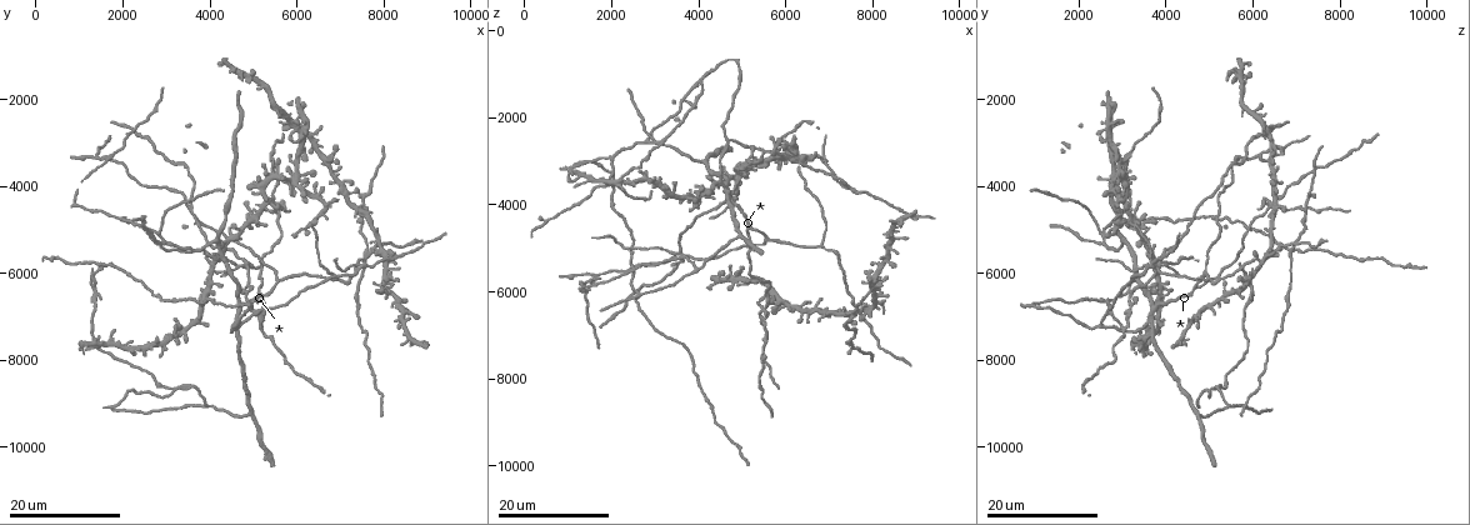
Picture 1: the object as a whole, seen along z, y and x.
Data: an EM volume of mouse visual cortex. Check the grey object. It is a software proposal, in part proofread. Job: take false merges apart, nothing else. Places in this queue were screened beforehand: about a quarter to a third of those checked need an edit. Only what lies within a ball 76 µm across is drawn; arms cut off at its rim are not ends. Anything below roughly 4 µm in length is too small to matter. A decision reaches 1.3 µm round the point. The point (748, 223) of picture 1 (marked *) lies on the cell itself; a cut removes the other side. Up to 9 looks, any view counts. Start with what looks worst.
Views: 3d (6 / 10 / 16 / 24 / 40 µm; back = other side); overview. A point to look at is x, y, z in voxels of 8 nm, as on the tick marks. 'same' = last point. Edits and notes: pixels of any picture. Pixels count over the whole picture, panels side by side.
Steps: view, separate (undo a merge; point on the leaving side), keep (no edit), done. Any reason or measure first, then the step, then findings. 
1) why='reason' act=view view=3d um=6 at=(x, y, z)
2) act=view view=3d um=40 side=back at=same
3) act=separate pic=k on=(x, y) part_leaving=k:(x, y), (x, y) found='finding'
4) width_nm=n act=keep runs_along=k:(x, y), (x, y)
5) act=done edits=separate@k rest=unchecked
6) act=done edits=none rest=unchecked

why='looks like a crossing' act=view view=3d um=24 at=(5550, 4350, 6450)

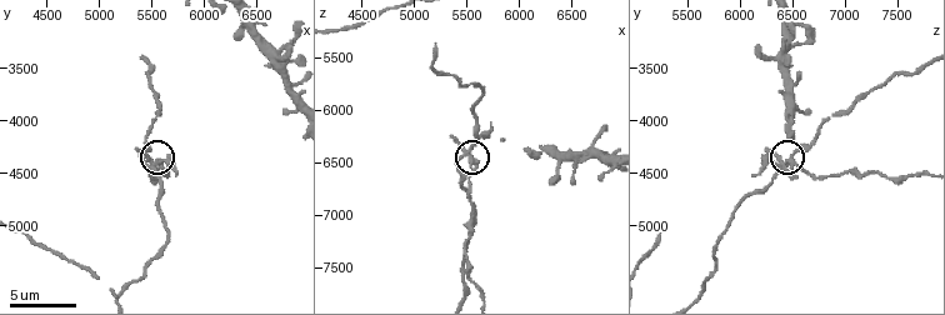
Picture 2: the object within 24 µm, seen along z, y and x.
act=view view=3d um=6 at=(5500, 4400, 6400)

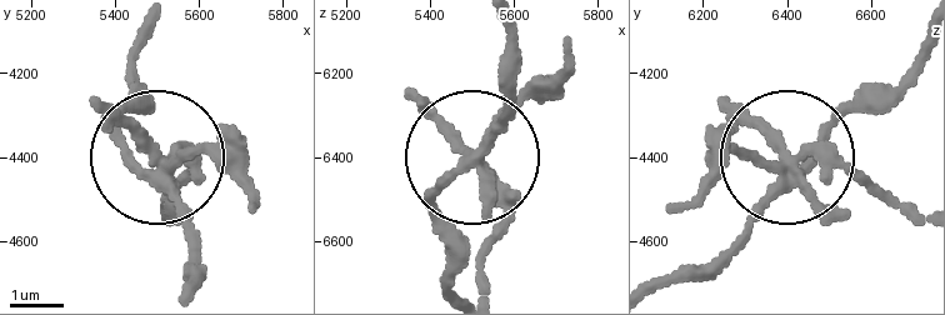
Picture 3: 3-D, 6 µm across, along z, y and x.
side_arm_um=17 act=separate pic=3 on=(205, 151) part_leaving=3:(798, 175), (838, 161), (919, 206) found='a second cell is stuck on'

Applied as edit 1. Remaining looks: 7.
why='four or more arms meet' act=view view=3d um=24 at=(5250, 6900, 2750)

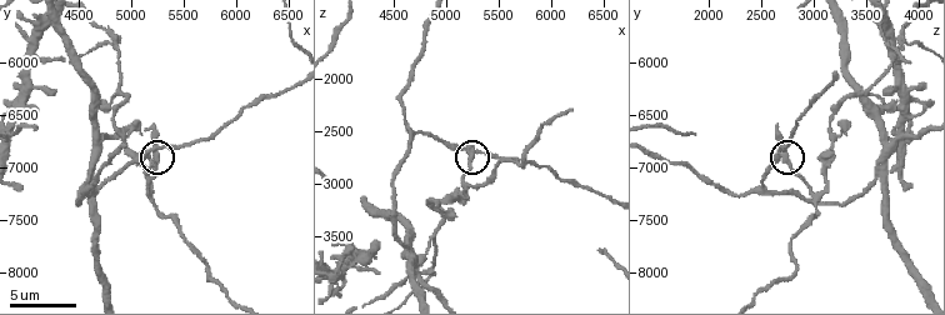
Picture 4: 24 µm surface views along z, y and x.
act=view view=3d um=10 at=(5240, 6840, 2720)

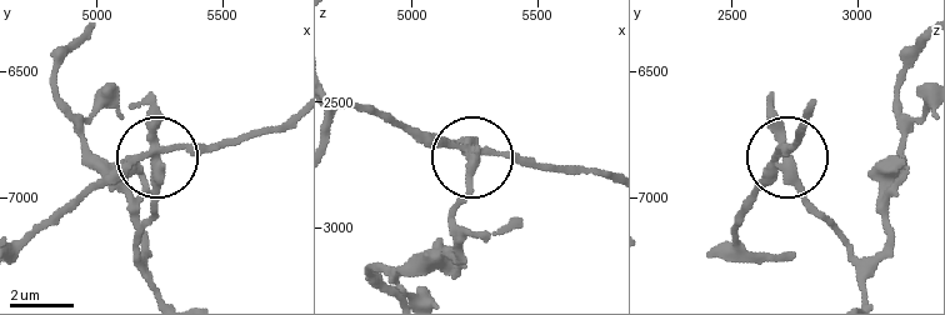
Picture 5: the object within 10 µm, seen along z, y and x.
width_nm=280 act=separate pic=5 on=(150, 108) part_leaving=5:(468, 155), (454, 258), (370, 269), (386, 293) found='a second cell is stuck on'

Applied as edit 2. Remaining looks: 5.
why='a fork' act=view view=3d um=16 at=(3700, 8600, 5150)

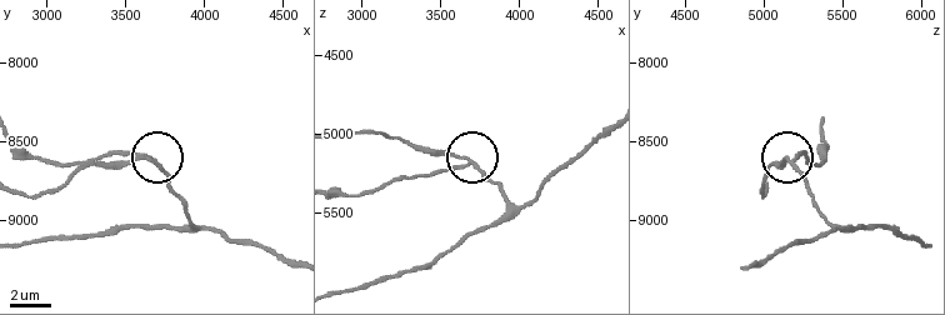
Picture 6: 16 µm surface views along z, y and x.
act=view view=3d um=6 at=(3680, 8600, 5160)

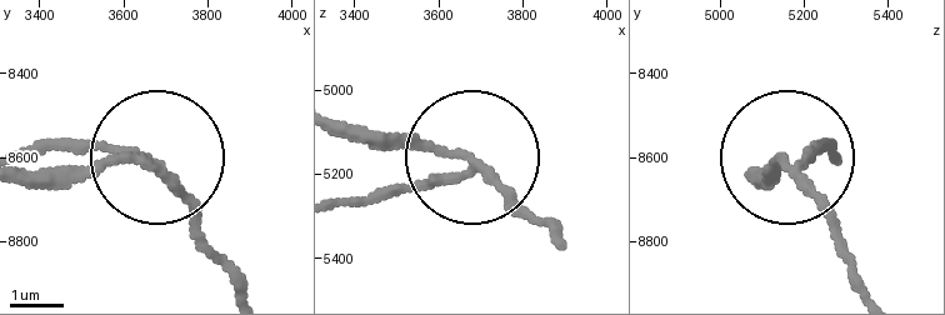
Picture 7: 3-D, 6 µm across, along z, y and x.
side_arm_um=22 act=separate pic=7 on=(75, 154) part_leaving=7:(155, 166), (93, 144), (25, 158) found='two cells meet here'

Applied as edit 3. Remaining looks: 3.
why='arms part here' act=view view=3d um=16 at=(3950, 9000, 5450)

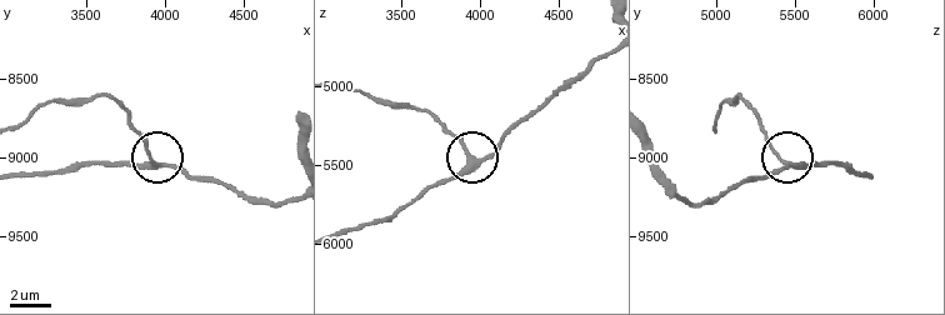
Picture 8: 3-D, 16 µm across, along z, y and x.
act=view view=3d um=10 at=(3920, 9040, 5500)

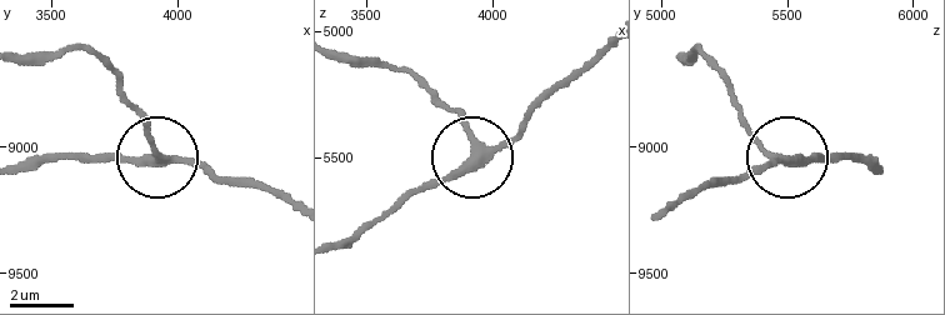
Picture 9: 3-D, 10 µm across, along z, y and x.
width_nm=280 act=keep runs_along=9:(665, 214), (688, 194), (746, 179), (773, 160), (833, 160) found='one cell here'

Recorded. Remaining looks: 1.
act=done edits=separate@3,separate@5,separate@7 rest=unchecked

